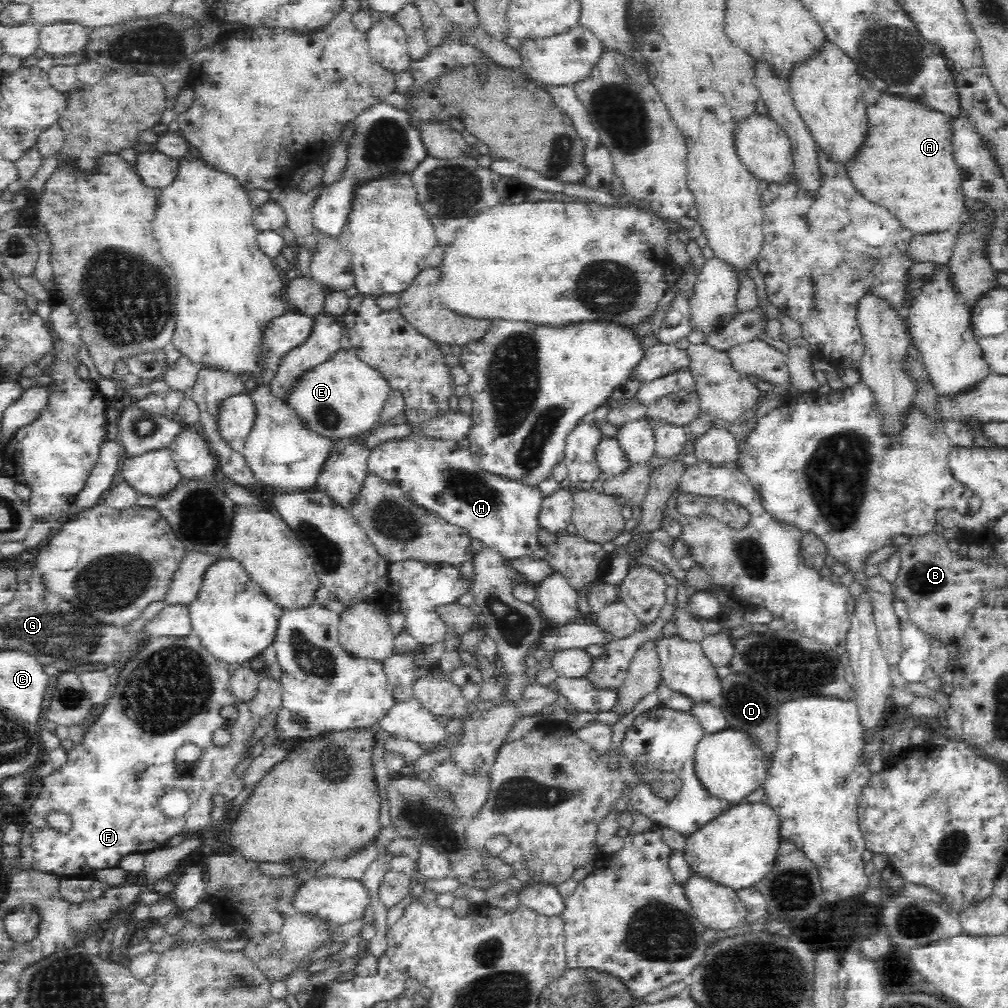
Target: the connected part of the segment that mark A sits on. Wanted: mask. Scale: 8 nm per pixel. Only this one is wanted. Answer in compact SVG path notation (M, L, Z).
M882 93L878 102L867 108L868 136L858 156L847 166L856 188L874 204L884 204L906 228L915 234L934 234L953 230L966 216L962 190L962 170L954 160L953 118L920 101Z

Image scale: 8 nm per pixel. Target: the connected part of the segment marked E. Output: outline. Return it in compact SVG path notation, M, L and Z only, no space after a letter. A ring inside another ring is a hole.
M340 349L330 360L302 377L291 394L289 407L304 418L306 426L314 432L328 438L347 438L378 425L390 390L390 383L381 372L351 350Z

